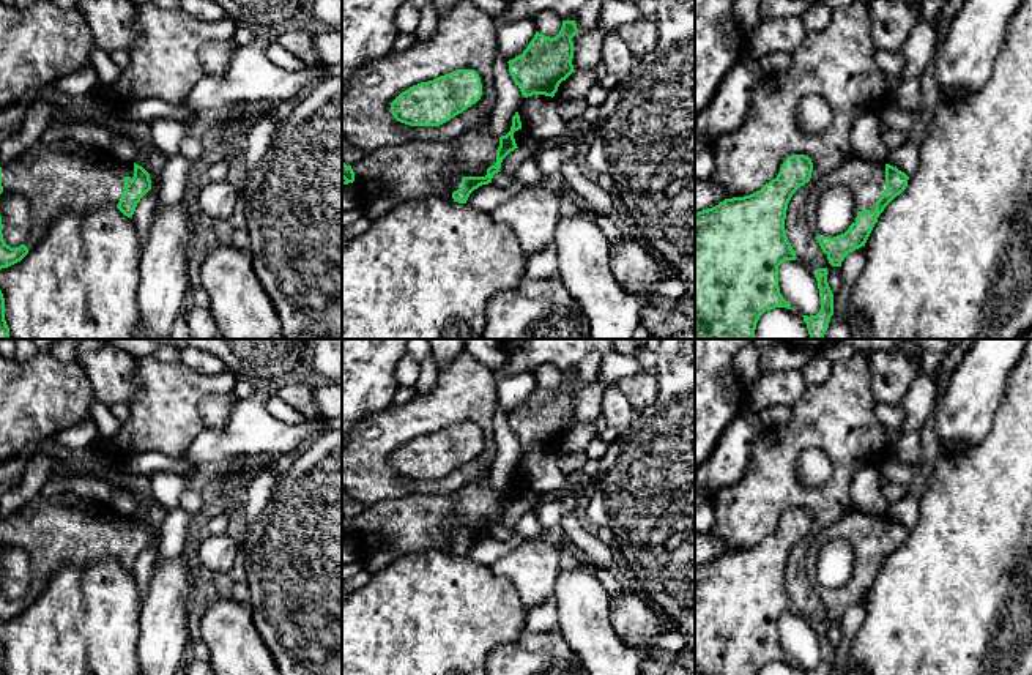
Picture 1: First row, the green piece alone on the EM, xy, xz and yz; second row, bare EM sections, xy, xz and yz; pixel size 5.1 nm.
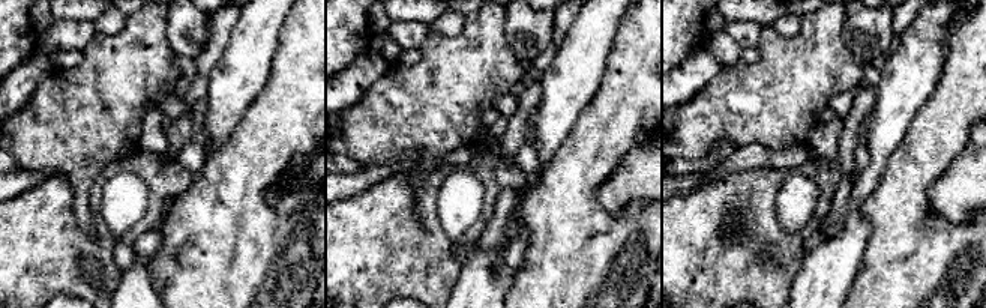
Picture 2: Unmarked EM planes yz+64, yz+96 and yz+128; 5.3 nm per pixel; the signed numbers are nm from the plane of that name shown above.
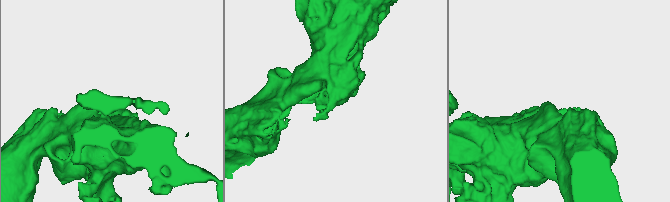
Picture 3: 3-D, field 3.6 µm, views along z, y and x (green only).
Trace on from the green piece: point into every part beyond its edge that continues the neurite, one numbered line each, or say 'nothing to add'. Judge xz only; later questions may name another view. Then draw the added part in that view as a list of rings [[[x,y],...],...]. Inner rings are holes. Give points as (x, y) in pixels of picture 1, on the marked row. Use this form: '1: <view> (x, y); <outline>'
1: xz (391, 175); [[[487,120],[463,132],[460,137],[443,142],[414,140],[400,145],[388,145],[351,166],[353,185],[364,192],[366,216],[377,219],[386,210],[403,202],[438,197],[454,200],[452,192],[462,188],[463,177],[485,177],[487,169],[496,162],[499,137],[490,131]]]

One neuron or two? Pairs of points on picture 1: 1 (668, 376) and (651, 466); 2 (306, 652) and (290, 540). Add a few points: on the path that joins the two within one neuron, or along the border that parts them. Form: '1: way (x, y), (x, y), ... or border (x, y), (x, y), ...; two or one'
1: way (668, 398), (668, 443); one
2: way (306, 623), (306, 568); one

